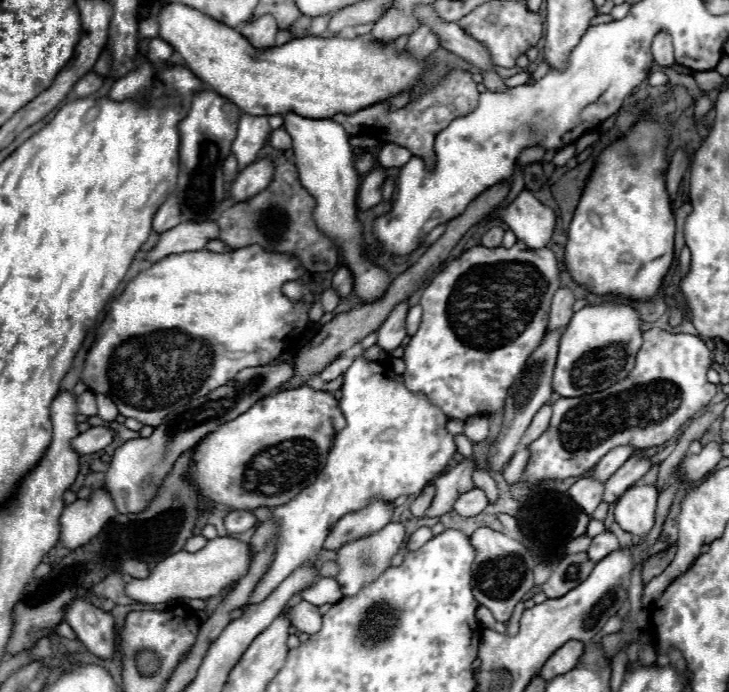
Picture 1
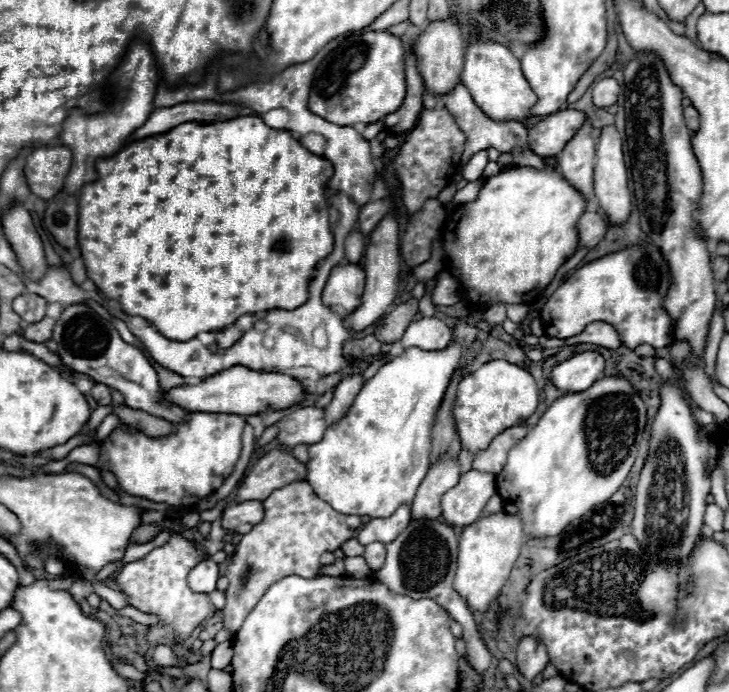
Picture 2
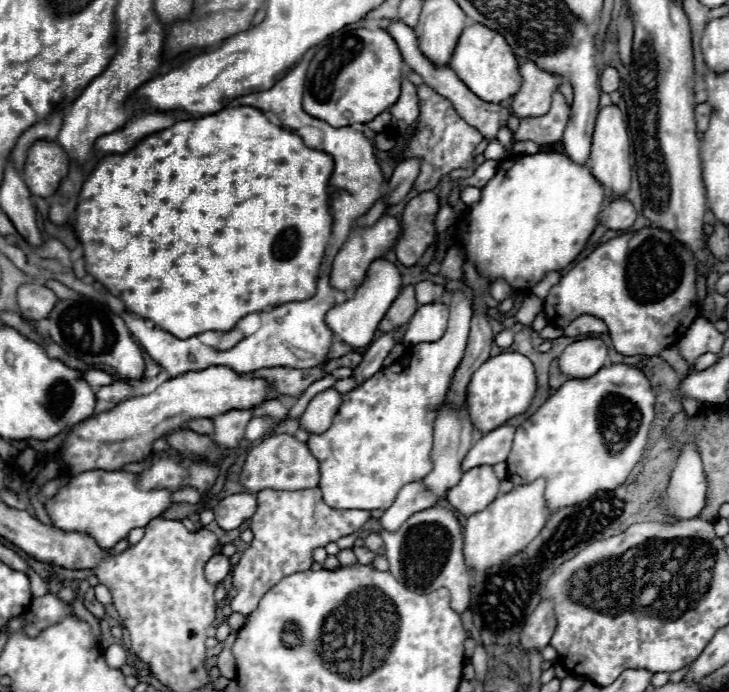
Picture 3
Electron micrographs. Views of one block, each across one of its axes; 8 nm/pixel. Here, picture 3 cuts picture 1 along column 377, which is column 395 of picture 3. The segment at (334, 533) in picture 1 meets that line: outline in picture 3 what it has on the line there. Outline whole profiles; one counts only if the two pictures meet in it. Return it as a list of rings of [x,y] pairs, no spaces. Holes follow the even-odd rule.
[[[422,482],[406,484],[398,492],[398,500],[380,516],[380,526],[386,532],[394,532],[398,530],[398,526],[402,526],[402,522],[406,522],[406,518],[410,518],[410,514],[426,510],[434,506],[434,502],[434,494],[426,494],[426,490],[422,490]]]

